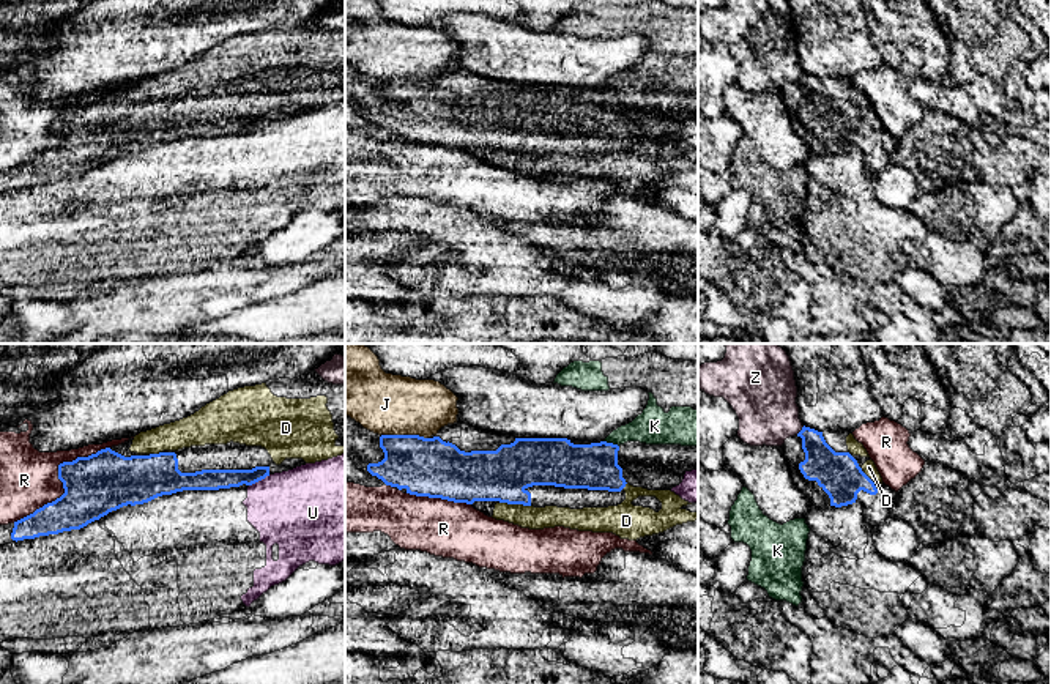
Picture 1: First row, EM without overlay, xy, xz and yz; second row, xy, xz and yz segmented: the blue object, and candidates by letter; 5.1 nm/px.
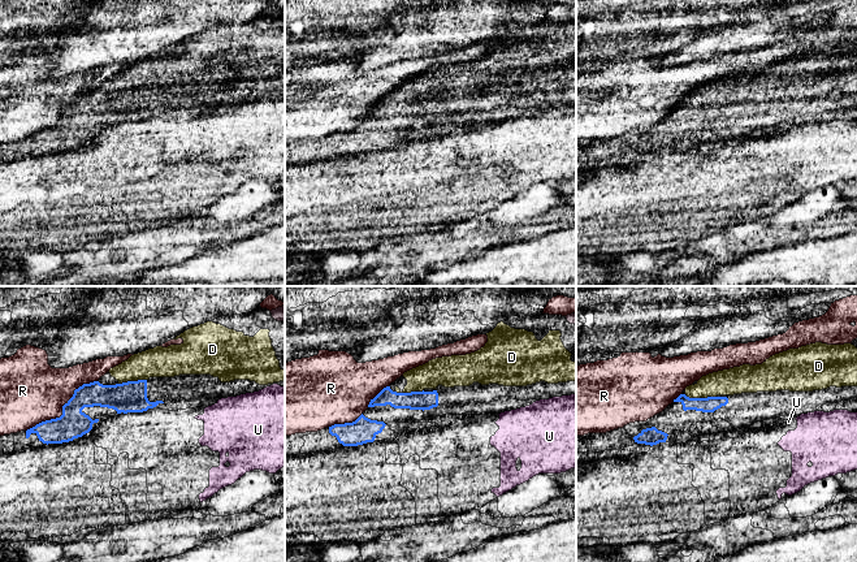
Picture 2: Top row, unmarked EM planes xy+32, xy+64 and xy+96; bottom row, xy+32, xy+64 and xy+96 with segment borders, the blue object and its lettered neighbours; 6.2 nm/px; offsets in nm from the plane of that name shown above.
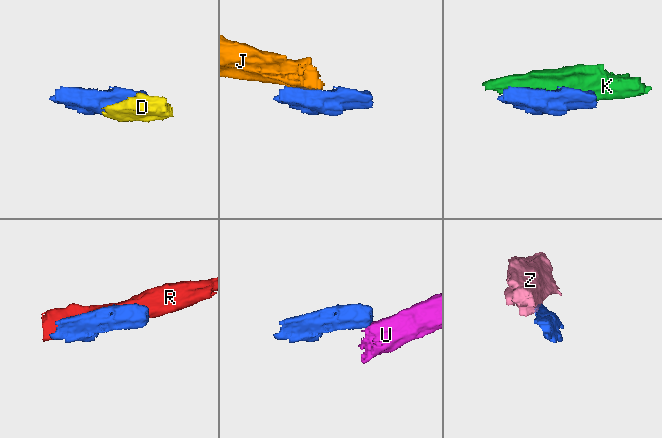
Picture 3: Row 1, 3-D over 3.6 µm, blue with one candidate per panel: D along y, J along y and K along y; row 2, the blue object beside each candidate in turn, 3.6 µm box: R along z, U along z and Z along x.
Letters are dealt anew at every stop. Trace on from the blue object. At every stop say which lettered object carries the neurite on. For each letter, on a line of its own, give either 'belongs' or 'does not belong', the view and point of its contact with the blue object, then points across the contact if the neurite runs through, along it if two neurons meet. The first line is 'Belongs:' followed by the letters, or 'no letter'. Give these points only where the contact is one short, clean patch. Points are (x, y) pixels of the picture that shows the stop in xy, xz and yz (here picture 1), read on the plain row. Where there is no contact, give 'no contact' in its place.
Belongs: D
D: belongs; contact xz (516, 150)
J: does not belong; contact xz (405, 82)
K: does not belong; contact xz (612, 90); border xz (604, 87), (618, 93)
R: does not belong; contact xy (59, 125)
U: does not belong; contact xy (259, 126); border xy (270, 122), (249, 133)
Z: does not belong; contact yz (801, 78)

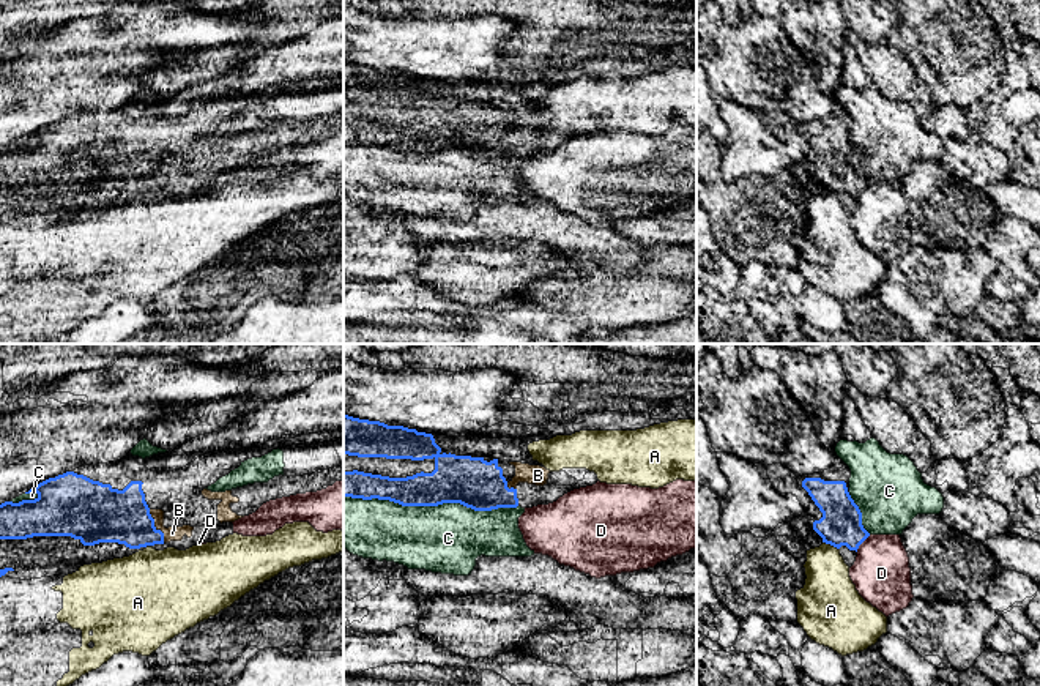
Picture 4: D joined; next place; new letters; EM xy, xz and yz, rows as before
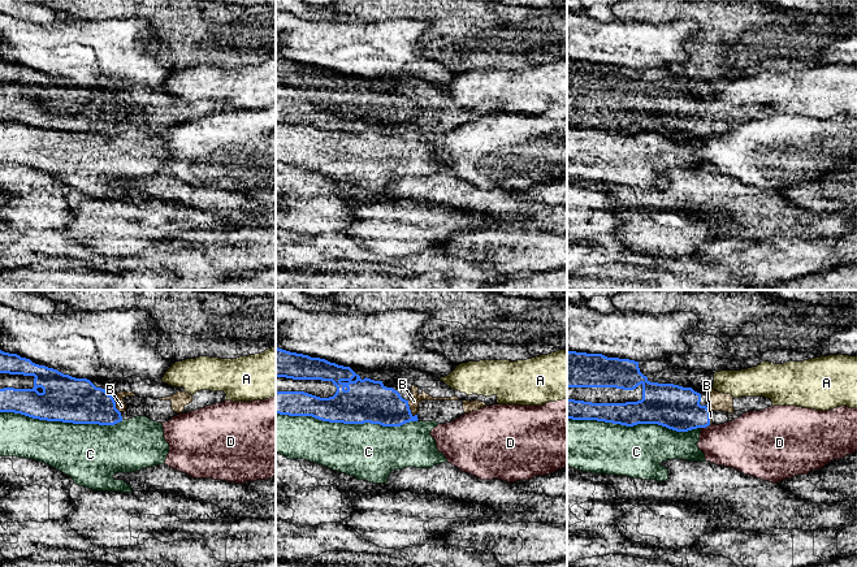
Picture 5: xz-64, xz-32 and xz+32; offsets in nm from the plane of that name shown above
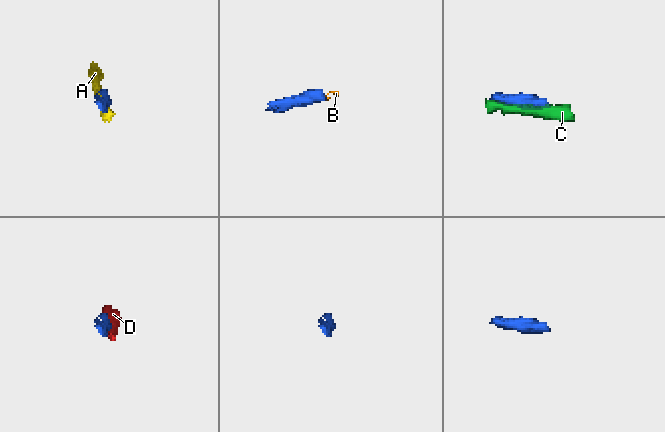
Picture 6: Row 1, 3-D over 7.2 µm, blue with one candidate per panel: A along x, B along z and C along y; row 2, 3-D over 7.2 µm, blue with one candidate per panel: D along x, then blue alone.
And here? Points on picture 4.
Belongs: B
A: does not belong; contact yz (831, 191)
B: belongs; contact xy (153, 172); way xy (106, 161), (153, 172), (163, 180), (172, 180)
C: does not belong; contact xz (430, 152)
D: does not belong; contact yz (862, 188)

